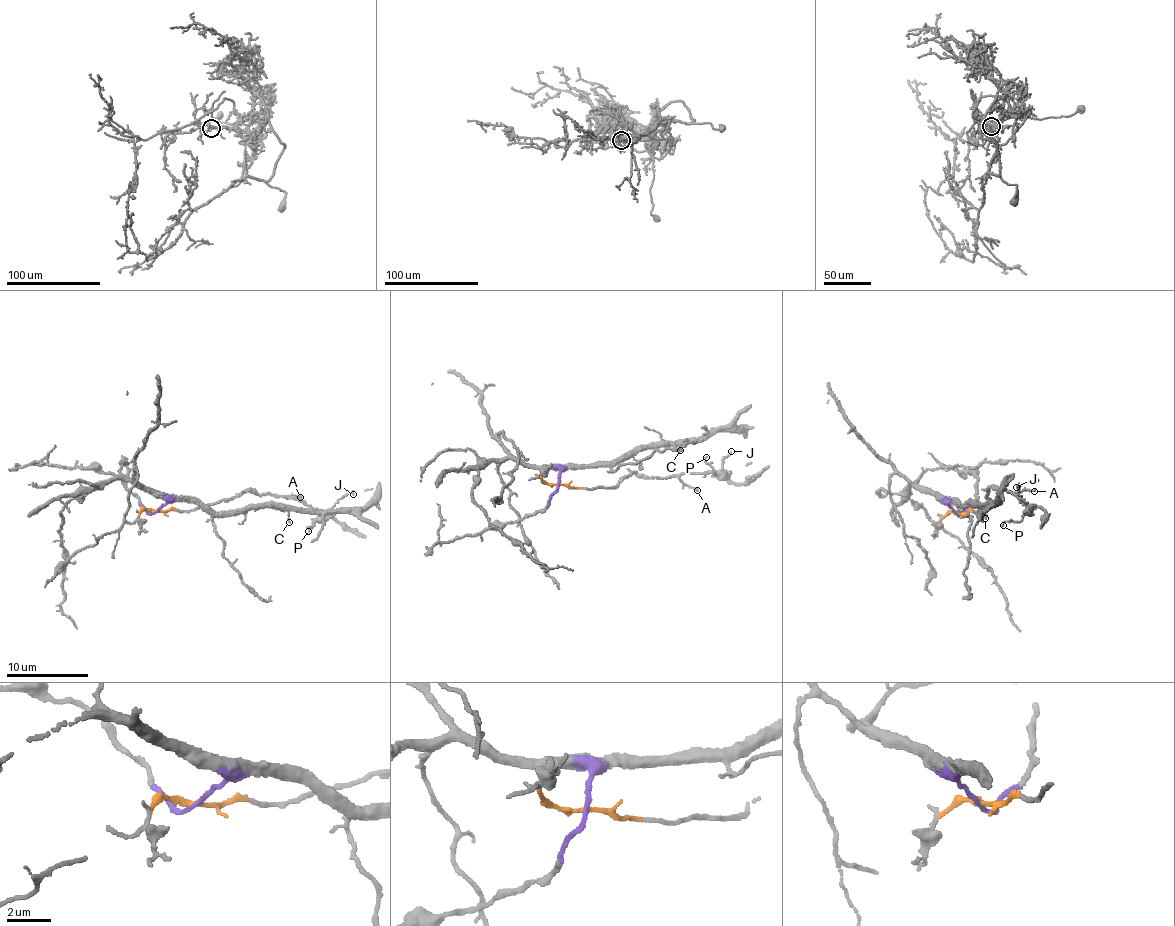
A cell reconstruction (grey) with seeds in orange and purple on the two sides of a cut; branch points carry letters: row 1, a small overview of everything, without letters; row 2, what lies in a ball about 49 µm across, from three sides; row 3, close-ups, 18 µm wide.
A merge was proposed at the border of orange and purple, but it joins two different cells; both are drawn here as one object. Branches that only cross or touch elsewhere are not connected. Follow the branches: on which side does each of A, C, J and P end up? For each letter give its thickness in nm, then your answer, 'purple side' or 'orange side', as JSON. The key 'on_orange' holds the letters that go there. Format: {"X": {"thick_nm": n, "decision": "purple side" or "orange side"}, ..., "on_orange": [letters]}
{"A": {"thick_nm": 130, "decision": "orange side"}, "C": {"thick_nm": 110, "decision": "purple side"}, "J": {"thick_nm": 150, "decision": "orange side"}, "P": {"thick_nm": 110, "decision": "orange side"}, "on_orange": ["A", "J", "P"]}

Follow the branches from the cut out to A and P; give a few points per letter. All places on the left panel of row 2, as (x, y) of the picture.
A: (155, 511), (189, 512), (248, 490), (257, 494), (301, 498)
P: (155, 511), (189, 512), (248, 490), (305, 501), (319, 514), (308, 531)

